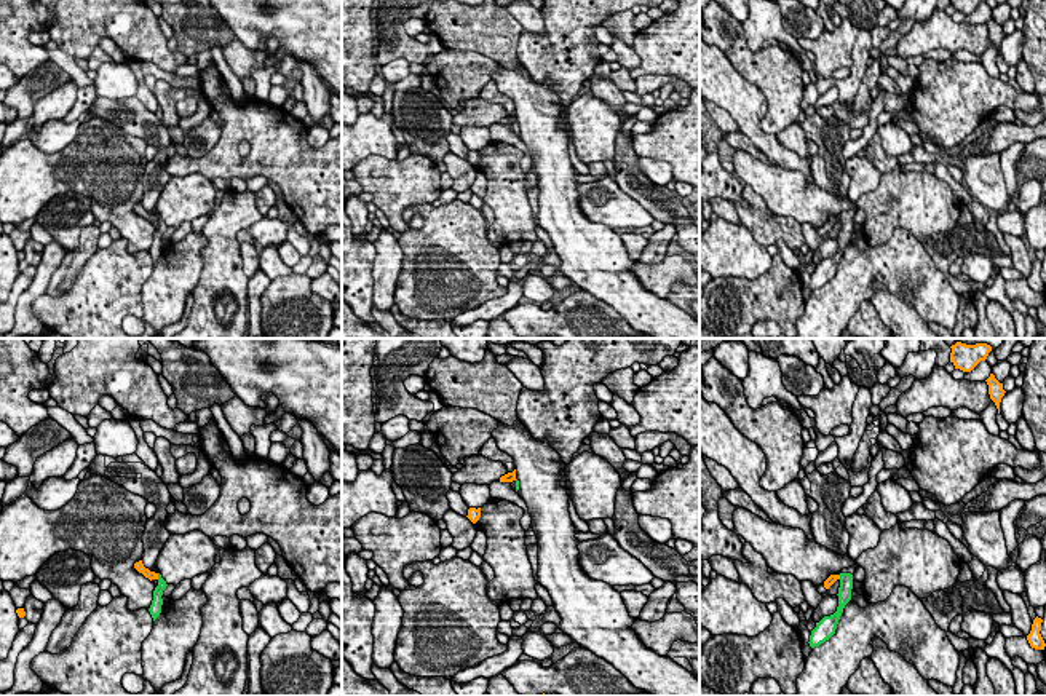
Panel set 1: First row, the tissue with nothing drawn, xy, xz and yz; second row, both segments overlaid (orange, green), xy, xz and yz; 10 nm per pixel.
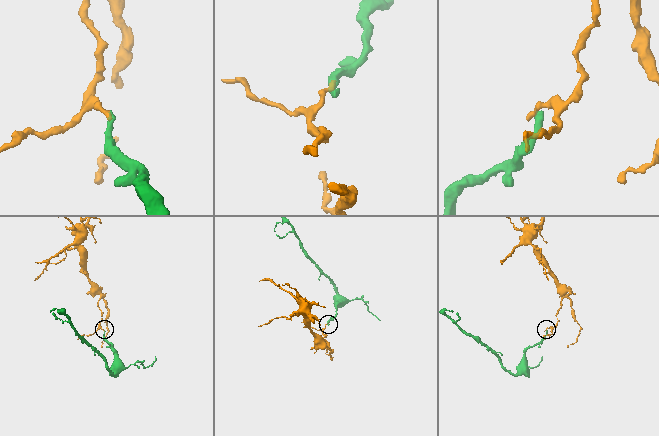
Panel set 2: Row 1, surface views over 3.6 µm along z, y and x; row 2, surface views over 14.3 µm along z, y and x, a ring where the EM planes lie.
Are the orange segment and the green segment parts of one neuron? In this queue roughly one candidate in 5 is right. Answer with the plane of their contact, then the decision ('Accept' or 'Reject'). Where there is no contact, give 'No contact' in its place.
Touches orange in xy. Reject

